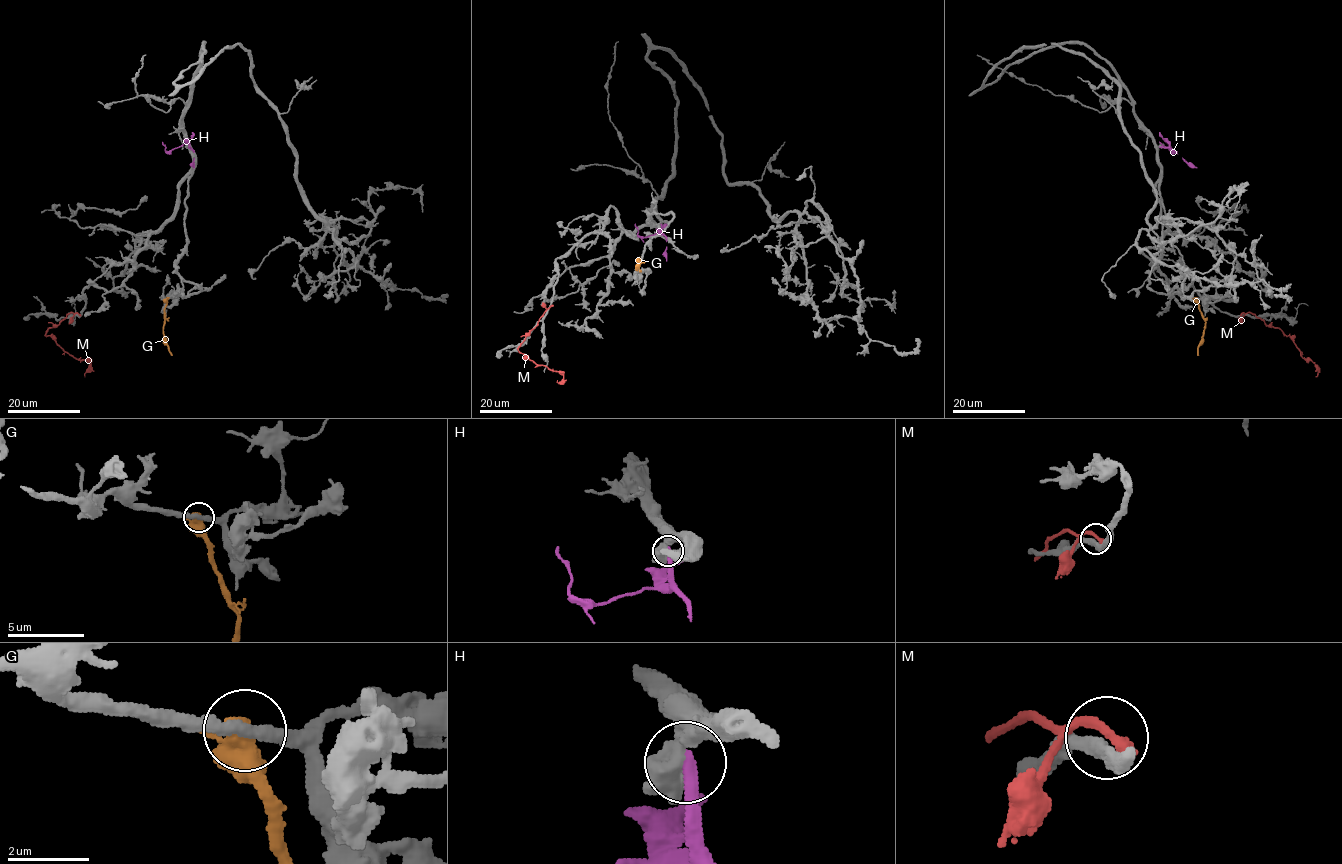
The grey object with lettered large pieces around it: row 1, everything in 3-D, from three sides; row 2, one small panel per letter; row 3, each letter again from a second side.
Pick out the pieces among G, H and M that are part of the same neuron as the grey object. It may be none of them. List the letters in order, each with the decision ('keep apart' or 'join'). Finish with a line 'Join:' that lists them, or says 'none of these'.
G: keep apart
H: keep apart
M: keep apart
Join: none of these

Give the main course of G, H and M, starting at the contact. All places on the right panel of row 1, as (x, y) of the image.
G: (1196, 298), (1205, 321), (1197, 355)
H: (1160, 147), (1167, 147), (1168, 143), (1172, 151), (1159, 141)
M: (1241, 314), (1252, 313), (1289, 336), (1301, 355), (1311, 360), (1318, 370), (1315, 377)

